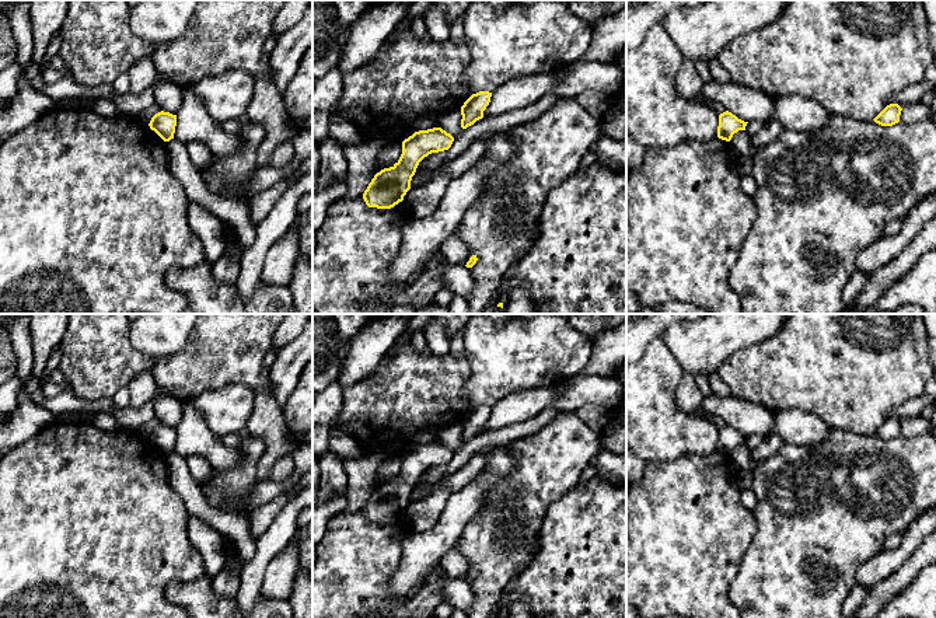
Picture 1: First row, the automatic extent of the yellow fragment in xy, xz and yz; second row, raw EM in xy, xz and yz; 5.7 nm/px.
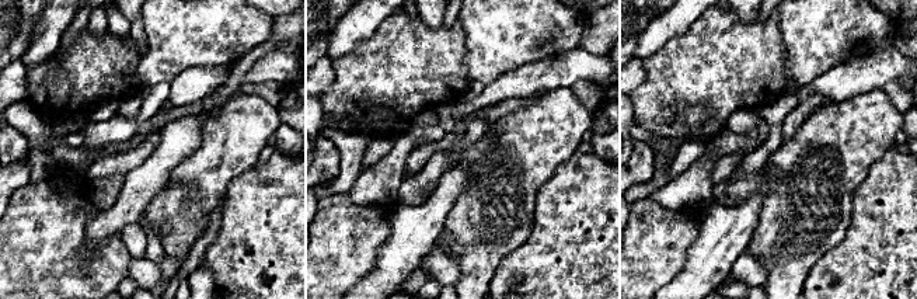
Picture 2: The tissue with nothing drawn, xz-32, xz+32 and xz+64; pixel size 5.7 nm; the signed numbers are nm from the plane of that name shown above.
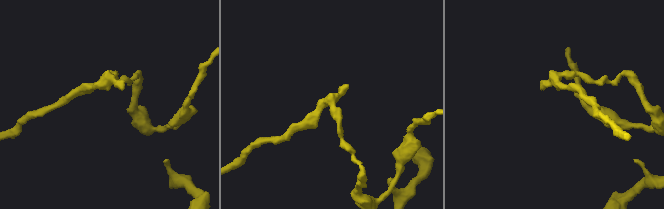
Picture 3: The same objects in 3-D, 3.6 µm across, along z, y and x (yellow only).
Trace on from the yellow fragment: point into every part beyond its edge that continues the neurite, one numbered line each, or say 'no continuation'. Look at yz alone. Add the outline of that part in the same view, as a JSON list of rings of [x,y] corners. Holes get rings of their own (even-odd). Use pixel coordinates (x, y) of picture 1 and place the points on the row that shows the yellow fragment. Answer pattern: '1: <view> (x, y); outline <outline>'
no continuation

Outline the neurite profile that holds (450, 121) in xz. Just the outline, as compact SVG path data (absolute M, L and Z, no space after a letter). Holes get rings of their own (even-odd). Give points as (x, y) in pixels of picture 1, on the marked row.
M455 108L455 109L440 114L437 123L443 130L450 133L455 139L462 130L461 119L462 119L461 108Z

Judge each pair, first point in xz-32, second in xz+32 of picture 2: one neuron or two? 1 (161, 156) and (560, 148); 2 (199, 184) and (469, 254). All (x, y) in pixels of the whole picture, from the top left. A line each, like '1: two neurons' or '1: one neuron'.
1: two neurons
2: one neuron

